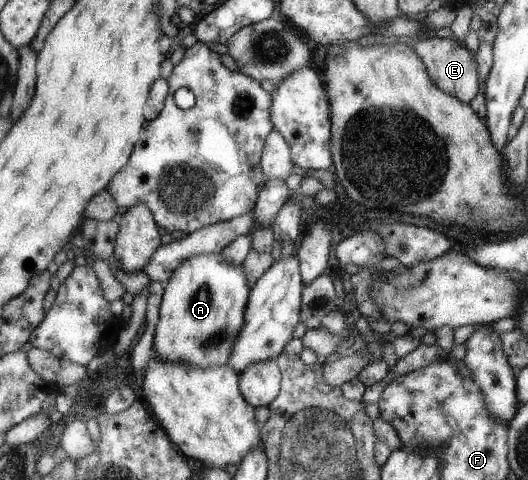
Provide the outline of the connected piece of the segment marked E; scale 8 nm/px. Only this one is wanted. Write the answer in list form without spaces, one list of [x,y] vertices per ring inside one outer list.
[[[434,34],[417,40],[412,44],[415,52],[427,66],[428,73],[434,78],[434,82],[446,93],[451,93],[464,103],[470,102],[478,94],[478,72],[476,72],[476,60],[472,54],[458,46],[450,39],[438,38]]]

